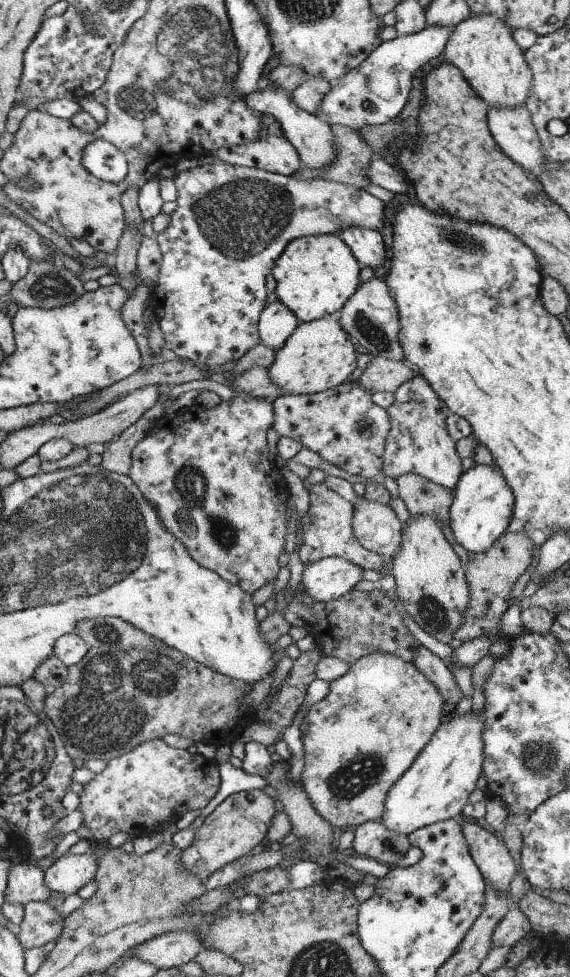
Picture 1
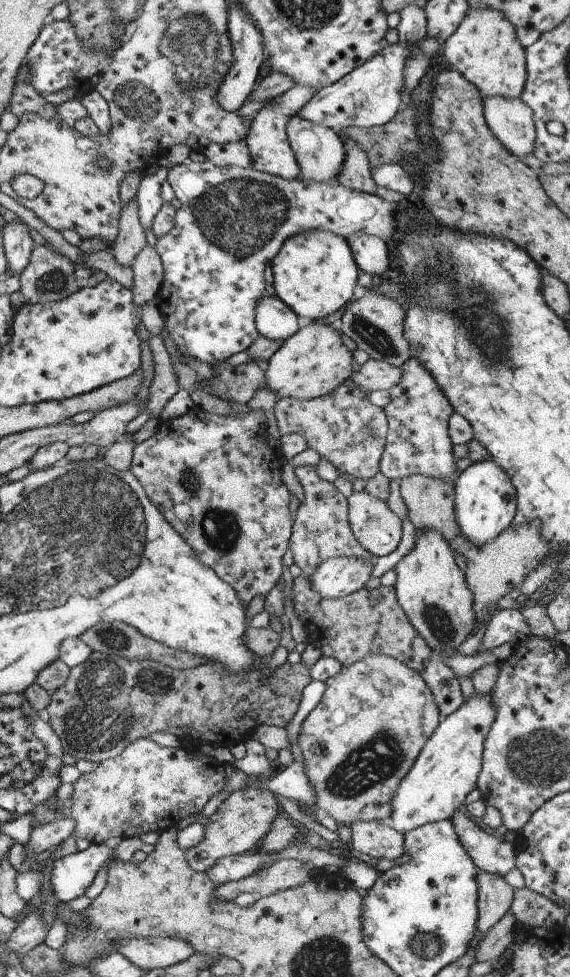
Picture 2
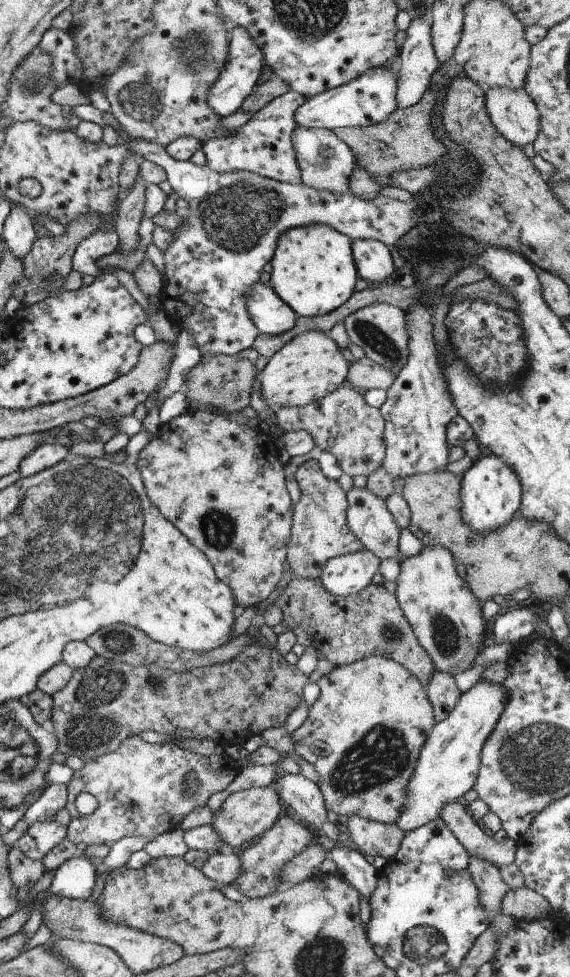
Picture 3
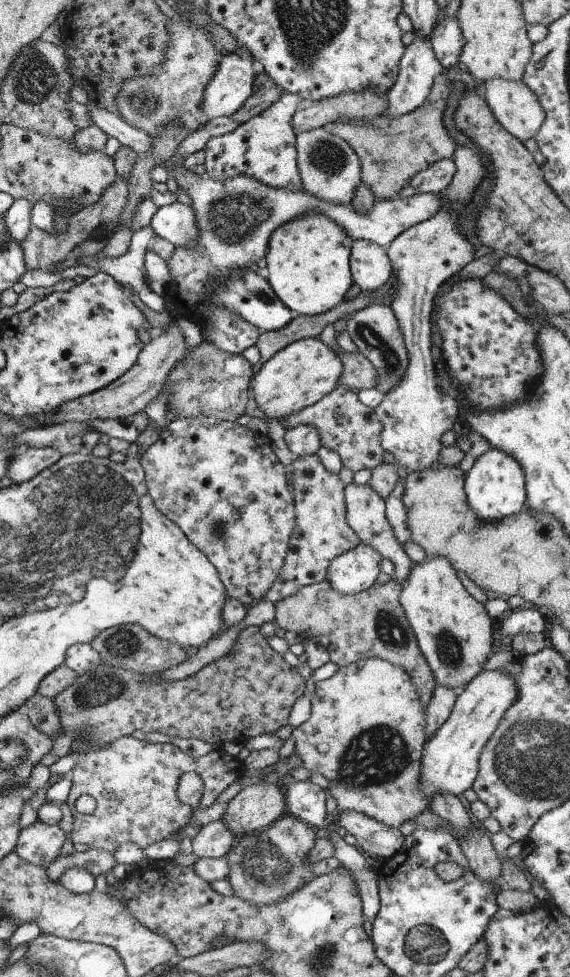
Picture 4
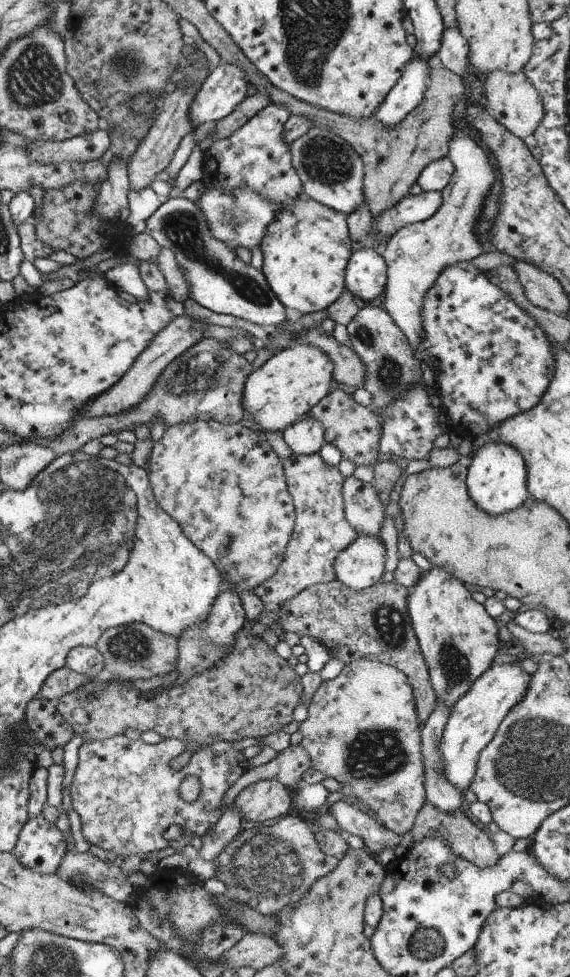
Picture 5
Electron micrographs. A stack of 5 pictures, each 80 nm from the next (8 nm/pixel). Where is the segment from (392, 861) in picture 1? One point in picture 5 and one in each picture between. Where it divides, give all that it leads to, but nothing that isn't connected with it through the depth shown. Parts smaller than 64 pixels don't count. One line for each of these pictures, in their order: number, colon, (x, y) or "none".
2: (370, 840)
3: (371, 838)
4: (376, 841)
5: (350, 820)

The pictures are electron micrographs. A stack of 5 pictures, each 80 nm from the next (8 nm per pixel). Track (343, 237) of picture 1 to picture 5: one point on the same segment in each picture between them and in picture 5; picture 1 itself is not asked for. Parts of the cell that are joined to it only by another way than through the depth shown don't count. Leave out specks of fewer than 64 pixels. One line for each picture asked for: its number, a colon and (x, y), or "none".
2: (369, 253)
3: (371, 259)
4: (369, 266)
5: (365, 272)

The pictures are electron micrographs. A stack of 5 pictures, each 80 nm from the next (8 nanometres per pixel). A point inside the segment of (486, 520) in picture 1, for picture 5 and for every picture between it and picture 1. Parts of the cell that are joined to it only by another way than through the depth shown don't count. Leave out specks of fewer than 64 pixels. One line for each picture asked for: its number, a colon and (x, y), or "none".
2: (484, 499)
3: (489, 491)
4: (494, 485)
5: (496, 478)

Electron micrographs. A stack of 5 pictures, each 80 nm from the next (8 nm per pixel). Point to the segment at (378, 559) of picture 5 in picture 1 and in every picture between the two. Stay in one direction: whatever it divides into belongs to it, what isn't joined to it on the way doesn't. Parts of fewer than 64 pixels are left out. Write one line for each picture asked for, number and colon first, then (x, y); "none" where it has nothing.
1: (324, 580)
2: (335, 577)
3: (344, 575)
4: (354, 570)

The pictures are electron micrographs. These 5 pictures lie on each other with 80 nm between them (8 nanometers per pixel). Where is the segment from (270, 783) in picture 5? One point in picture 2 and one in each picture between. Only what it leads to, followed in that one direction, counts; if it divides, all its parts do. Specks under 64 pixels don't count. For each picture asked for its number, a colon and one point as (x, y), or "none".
2: (239, 822)
3: (244, 815)
4: (254, 807)

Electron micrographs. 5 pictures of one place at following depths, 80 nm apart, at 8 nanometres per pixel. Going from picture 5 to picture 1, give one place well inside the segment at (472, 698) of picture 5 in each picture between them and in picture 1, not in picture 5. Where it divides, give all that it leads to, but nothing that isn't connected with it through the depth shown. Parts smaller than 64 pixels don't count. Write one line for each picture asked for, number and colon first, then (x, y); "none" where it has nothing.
1: (435, 787)
2: (445, 771)
3: (447, 764)
4: (449, 761)

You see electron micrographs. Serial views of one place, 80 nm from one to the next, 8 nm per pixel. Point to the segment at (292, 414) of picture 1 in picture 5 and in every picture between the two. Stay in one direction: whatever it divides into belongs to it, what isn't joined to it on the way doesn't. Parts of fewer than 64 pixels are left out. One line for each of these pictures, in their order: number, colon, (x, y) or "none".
2: (343, 426)
3: (342, 423)
4: (352, 430)
5: (354, 430)

